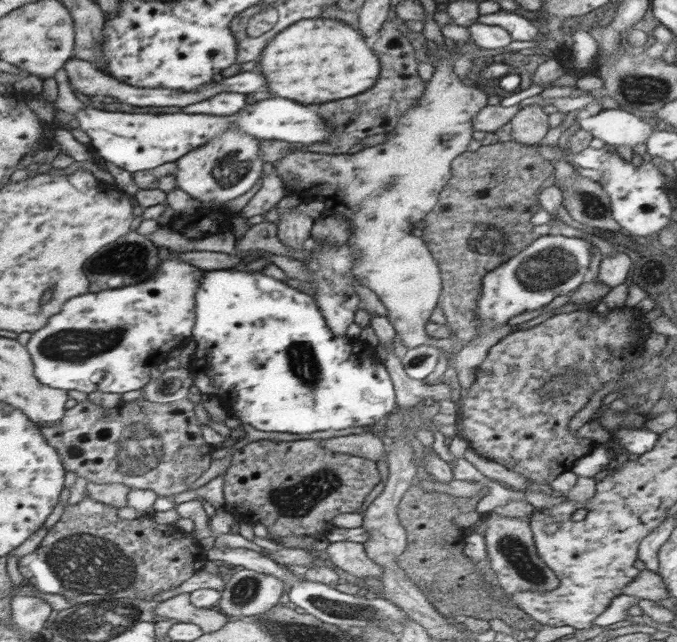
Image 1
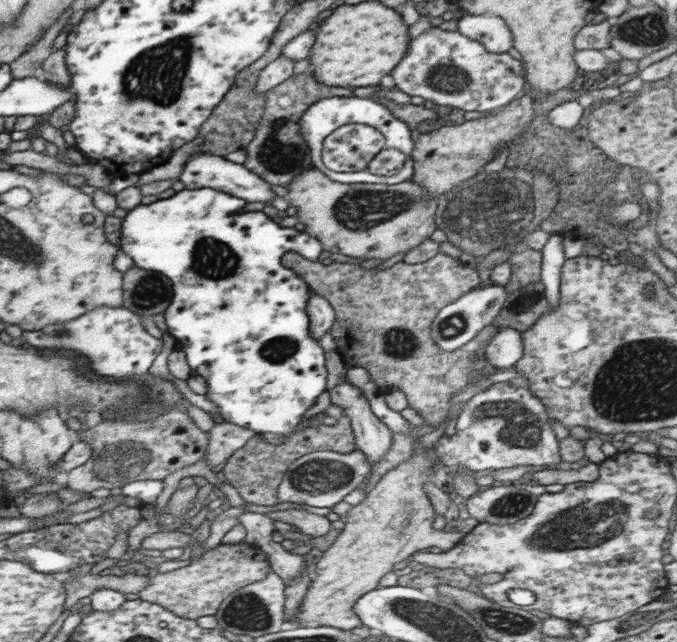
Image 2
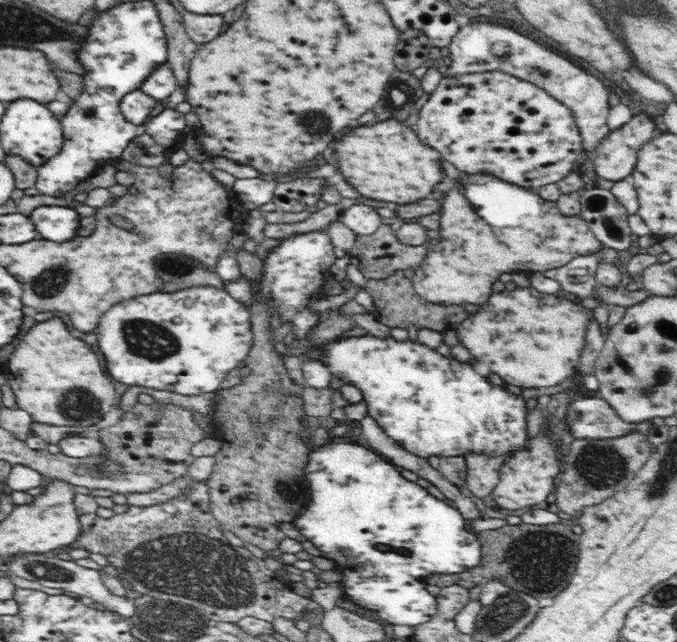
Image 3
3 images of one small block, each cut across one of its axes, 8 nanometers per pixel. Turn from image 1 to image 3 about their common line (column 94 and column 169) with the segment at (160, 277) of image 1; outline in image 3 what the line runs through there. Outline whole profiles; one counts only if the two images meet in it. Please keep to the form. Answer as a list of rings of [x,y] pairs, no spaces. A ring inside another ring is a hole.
[[[194,285],[174,294],[146,294],[120,302],[100,320],[98,346],[104,354],[108,372],[126,386],[145,386],[196,396],[220,389],[223,378],[248,356],[253,346],[253,331],[246,306],[226,291],[212,286]]]

